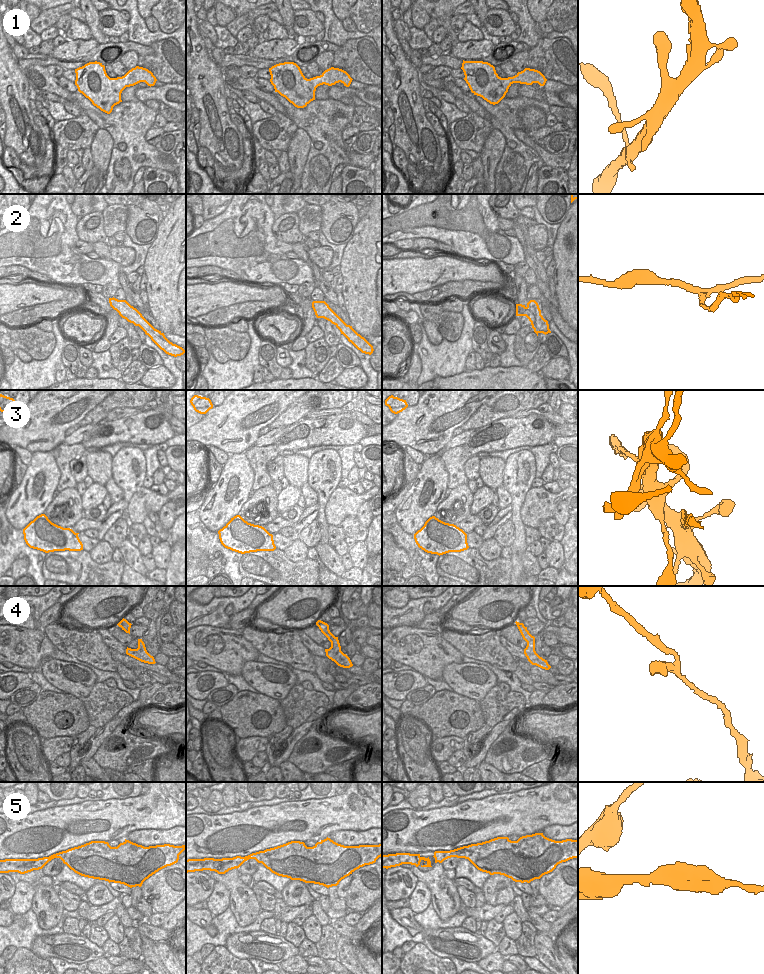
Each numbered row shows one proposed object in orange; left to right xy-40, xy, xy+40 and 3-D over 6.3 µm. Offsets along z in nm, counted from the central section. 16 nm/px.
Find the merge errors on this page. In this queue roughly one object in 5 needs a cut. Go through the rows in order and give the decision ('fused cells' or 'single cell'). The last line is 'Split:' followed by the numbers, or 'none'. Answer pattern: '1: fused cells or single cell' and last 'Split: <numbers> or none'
1: single cell
2: fused cells
3: single cell
4: single cell
5: single cell
Split: 2

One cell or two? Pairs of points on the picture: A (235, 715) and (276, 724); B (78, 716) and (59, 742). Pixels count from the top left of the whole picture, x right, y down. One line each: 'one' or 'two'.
A: one
B: two

